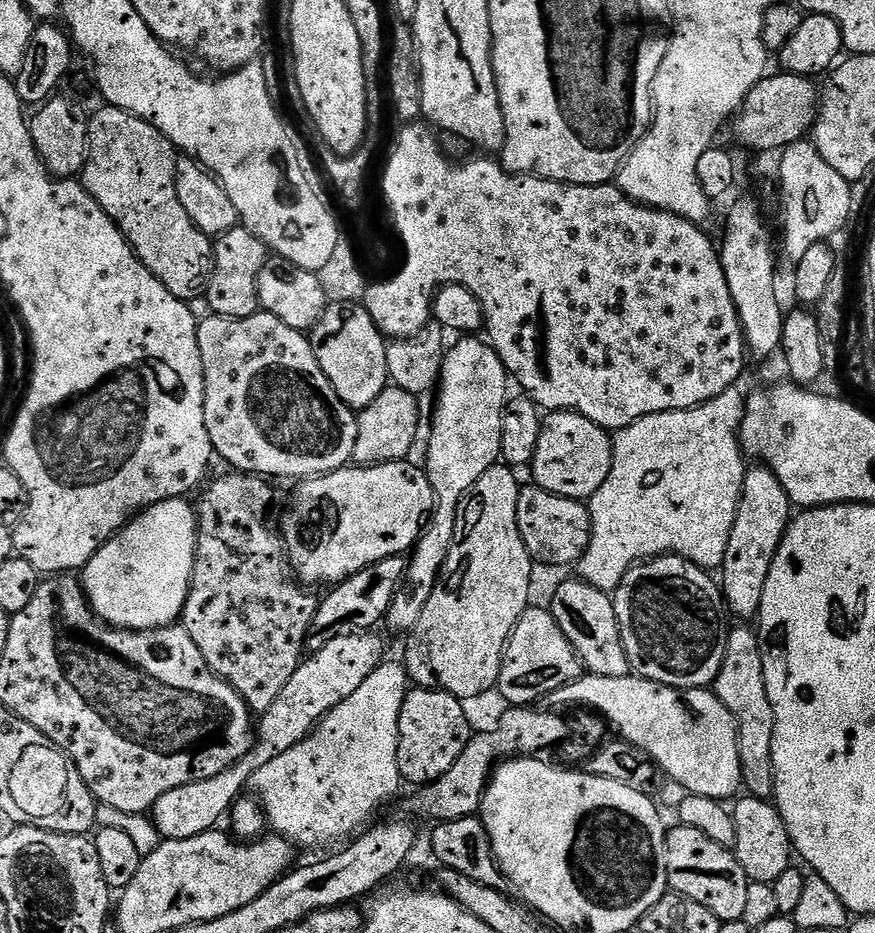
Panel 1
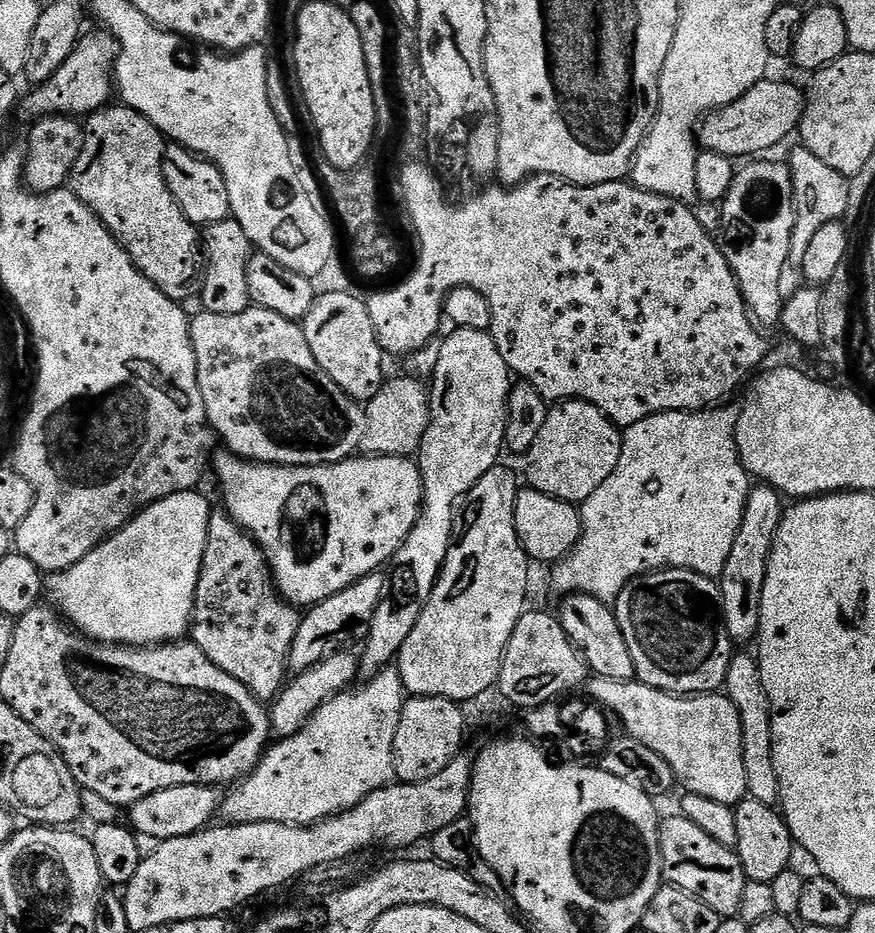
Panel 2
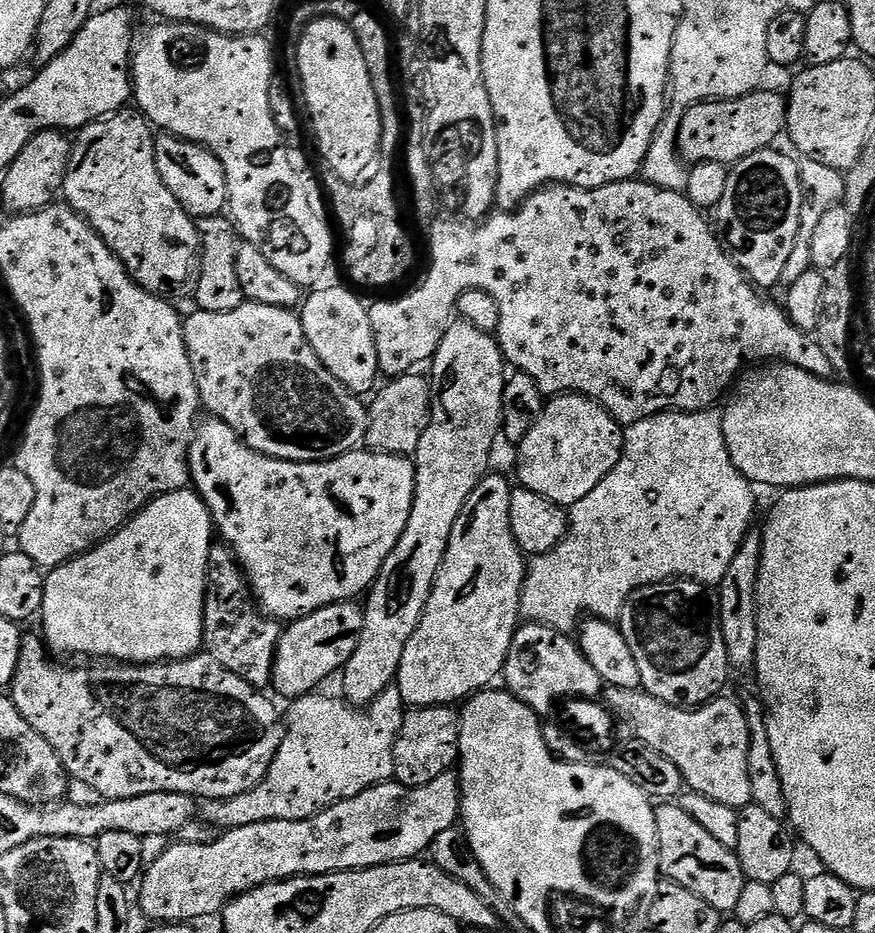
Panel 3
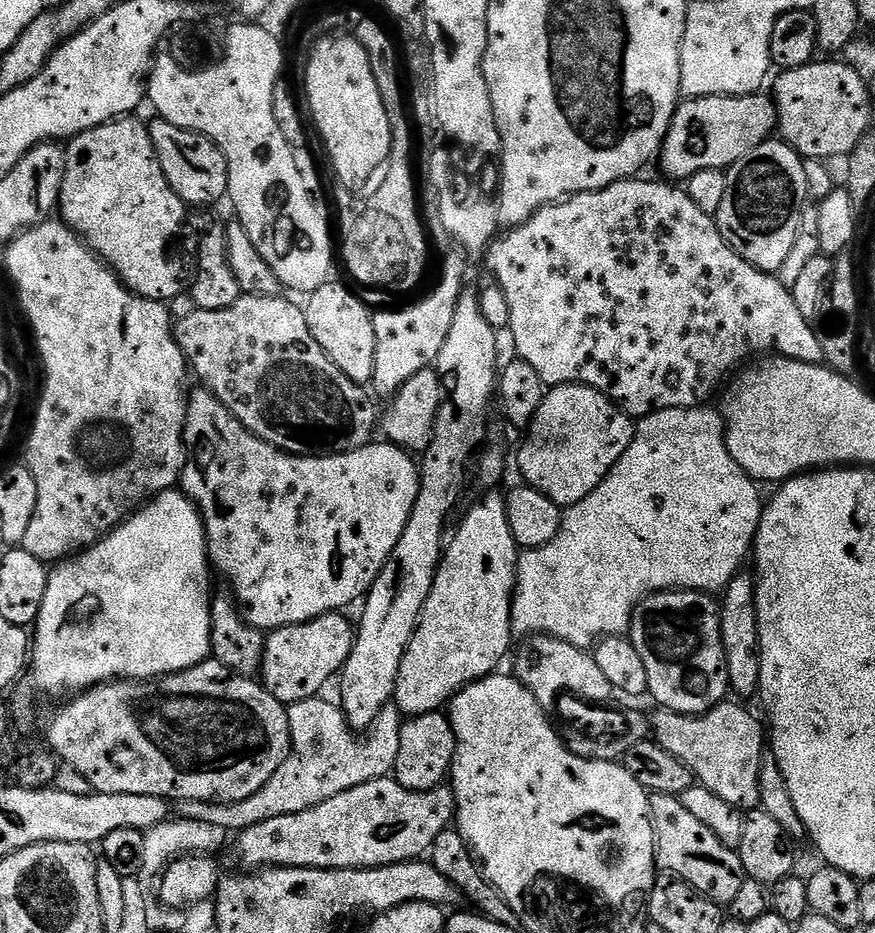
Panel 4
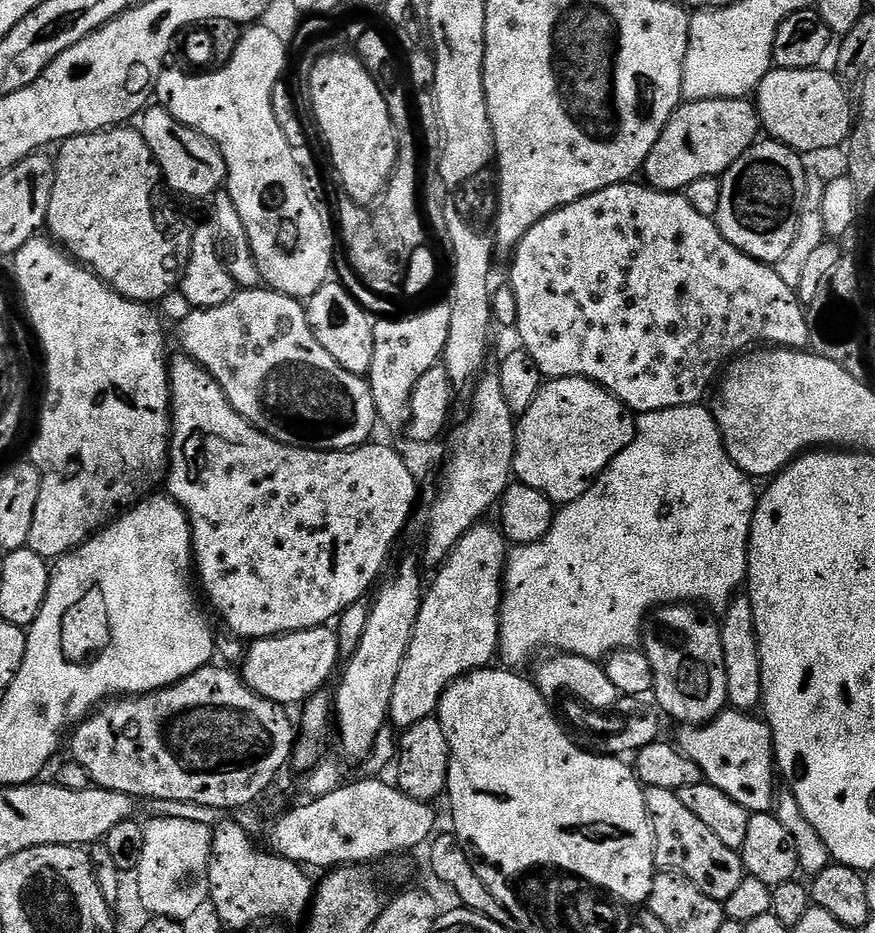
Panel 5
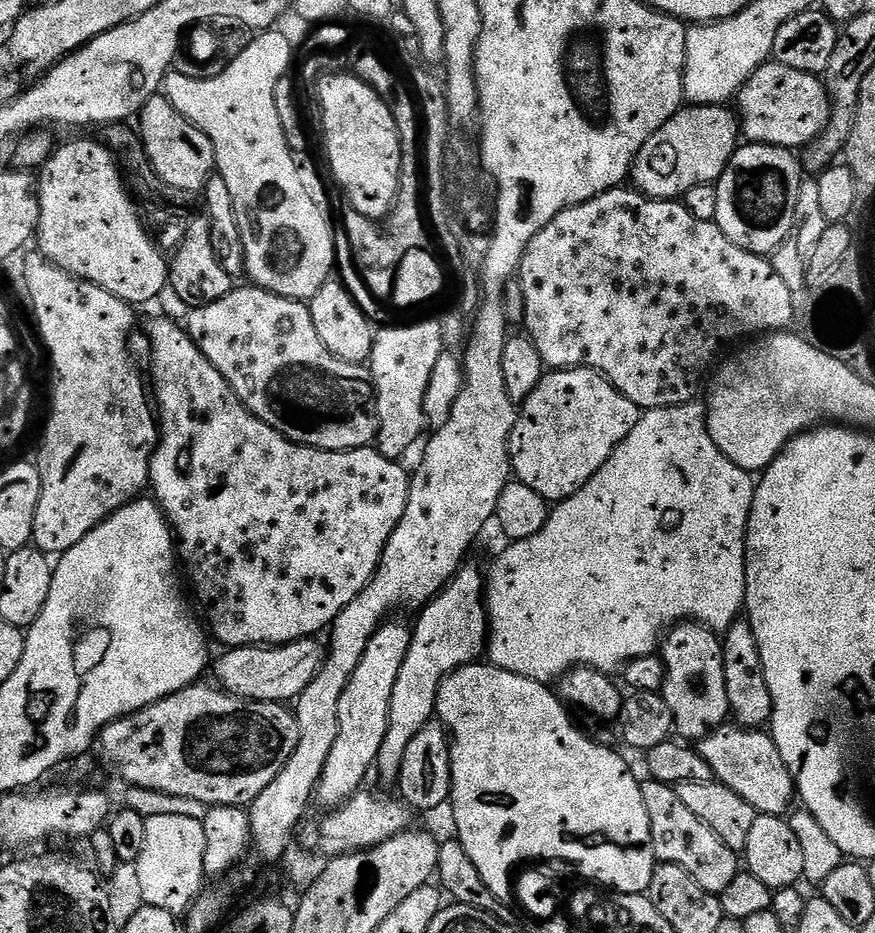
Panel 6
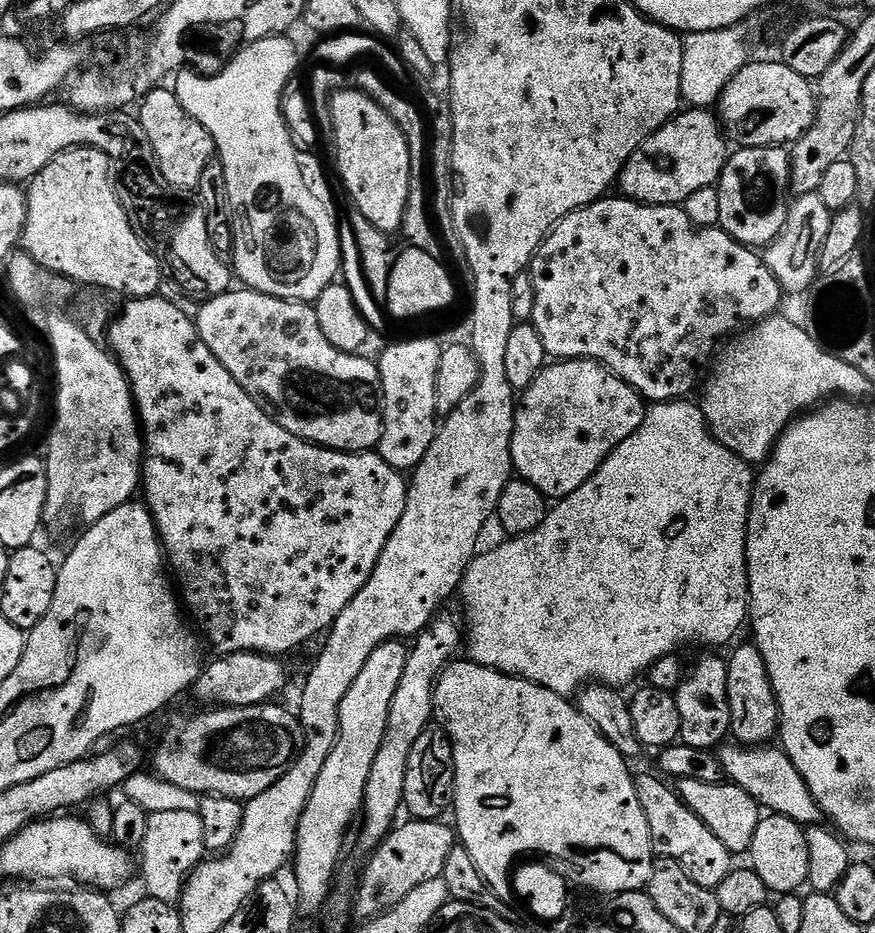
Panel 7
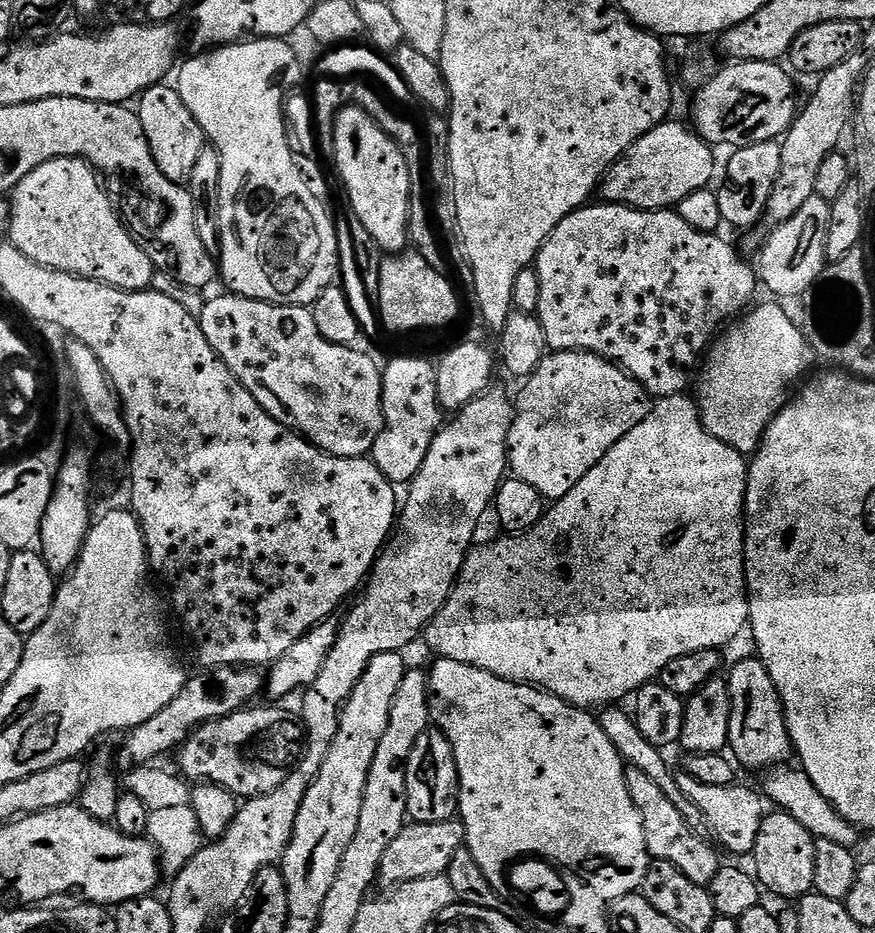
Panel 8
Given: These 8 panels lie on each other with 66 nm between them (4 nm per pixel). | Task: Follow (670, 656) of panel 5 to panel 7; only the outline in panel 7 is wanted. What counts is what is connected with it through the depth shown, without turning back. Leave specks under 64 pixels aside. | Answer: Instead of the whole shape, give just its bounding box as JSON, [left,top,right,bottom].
[676,656,732,750]

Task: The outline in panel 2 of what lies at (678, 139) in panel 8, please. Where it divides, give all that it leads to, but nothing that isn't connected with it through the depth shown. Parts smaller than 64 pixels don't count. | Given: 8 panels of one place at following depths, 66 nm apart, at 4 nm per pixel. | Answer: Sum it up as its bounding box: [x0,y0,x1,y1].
[698,78,805,158]

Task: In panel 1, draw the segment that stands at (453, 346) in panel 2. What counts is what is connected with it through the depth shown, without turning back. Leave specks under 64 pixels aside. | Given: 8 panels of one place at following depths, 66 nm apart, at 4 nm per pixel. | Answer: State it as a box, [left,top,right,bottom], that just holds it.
[386,338,510,633]

